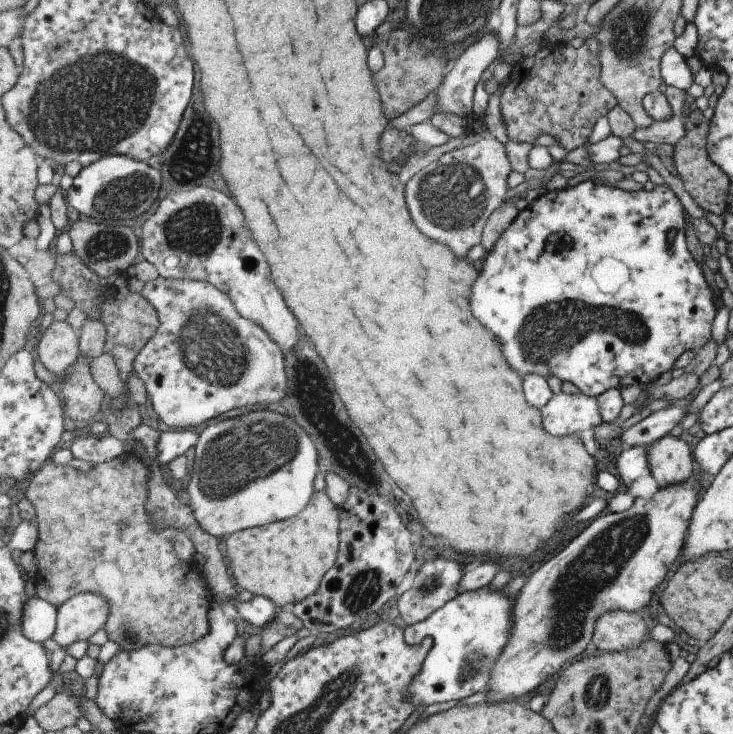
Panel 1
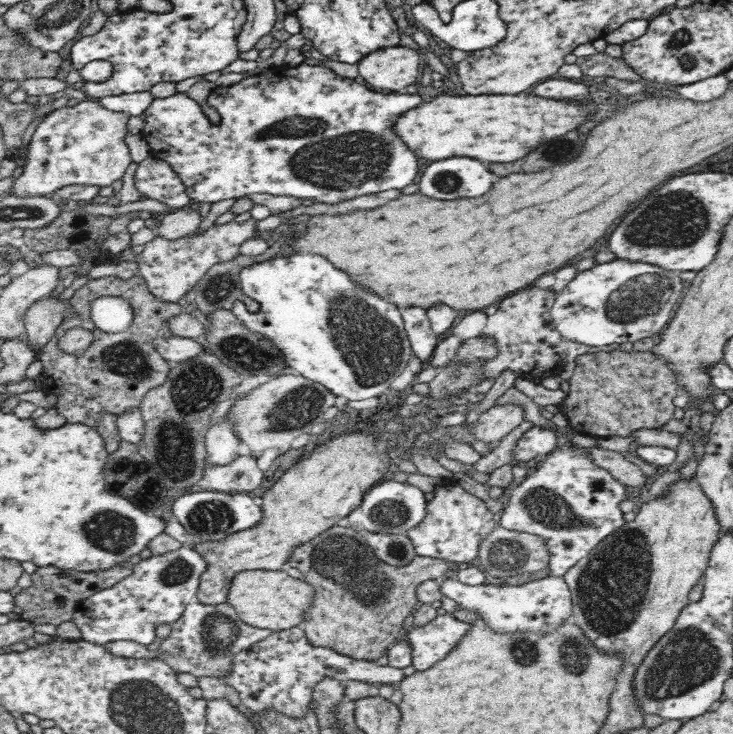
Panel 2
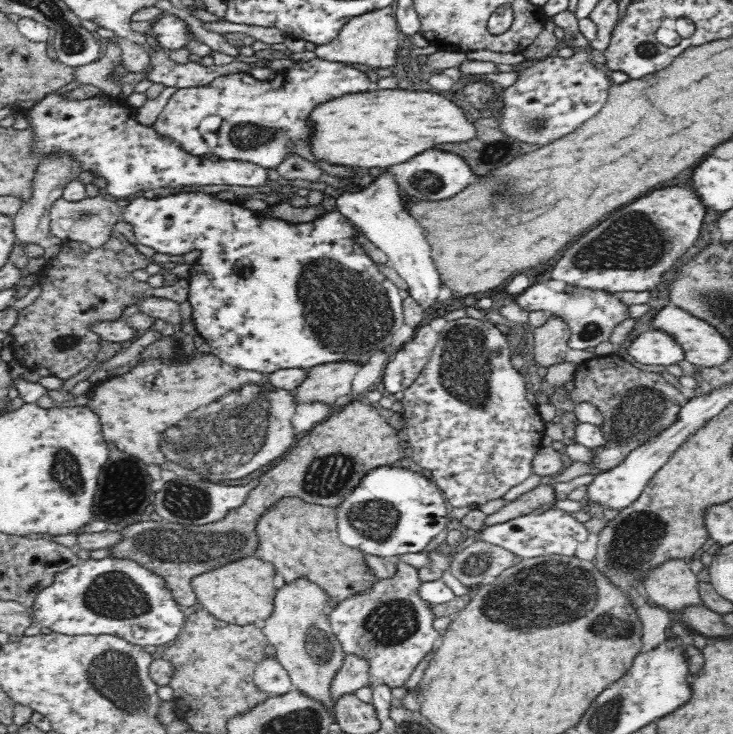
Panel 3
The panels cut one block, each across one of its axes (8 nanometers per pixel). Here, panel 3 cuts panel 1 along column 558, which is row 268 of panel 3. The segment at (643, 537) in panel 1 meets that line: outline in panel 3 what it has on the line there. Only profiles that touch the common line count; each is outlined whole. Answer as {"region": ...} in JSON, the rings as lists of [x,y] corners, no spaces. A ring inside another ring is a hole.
{"region":[[[668,186],[612,212],[608,220],[572,244],[551,270],[550,278],[577,288],[608,289],[610,292],[644,290],[655,293],[664,274],[696,244],[706,216],[706,205],[692,186]]]}

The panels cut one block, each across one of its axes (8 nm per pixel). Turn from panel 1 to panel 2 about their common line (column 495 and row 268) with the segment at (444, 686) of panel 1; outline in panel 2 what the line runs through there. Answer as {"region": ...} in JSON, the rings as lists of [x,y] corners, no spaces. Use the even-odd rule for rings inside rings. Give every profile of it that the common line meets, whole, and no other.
{"region":[[[616,258],[579,272],[561,290],[552,305],[556,330],[580,345],[624,344],[660,332],[672,308],[681,300],[682,280],[678,270],[668,270],[644,261]]]}

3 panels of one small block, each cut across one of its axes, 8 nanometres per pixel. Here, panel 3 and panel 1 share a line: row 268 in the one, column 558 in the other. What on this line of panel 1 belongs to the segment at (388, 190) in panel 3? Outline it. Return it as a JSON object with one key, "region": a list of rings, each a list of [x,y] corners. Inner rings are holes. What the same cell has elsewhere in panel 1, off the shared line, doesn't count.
{"region":[[[585,393],[555,395],[543,408],[543,426],[553,436],[573,435],[579,430],[597,428],[604,422],[597,397]]]}

